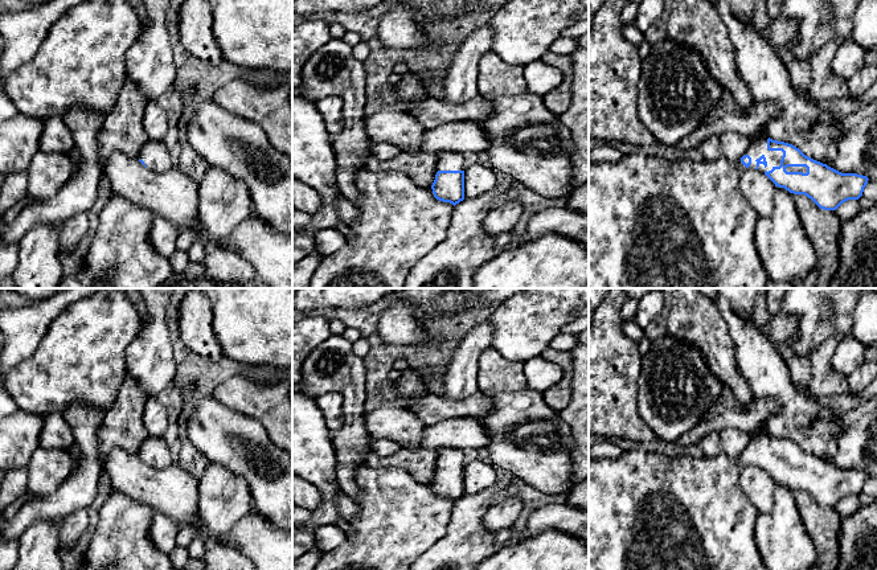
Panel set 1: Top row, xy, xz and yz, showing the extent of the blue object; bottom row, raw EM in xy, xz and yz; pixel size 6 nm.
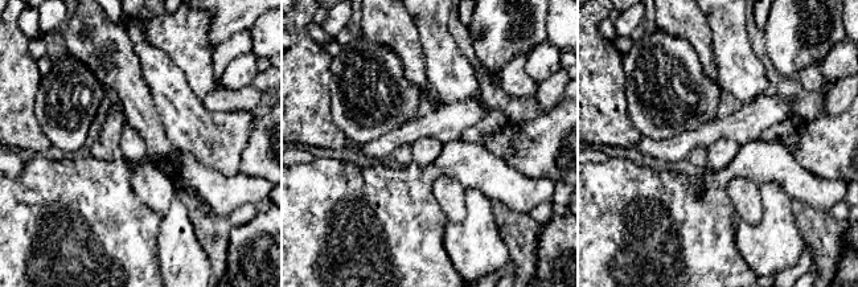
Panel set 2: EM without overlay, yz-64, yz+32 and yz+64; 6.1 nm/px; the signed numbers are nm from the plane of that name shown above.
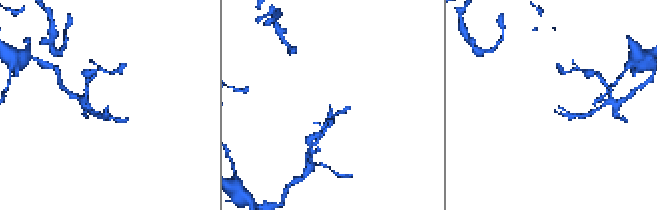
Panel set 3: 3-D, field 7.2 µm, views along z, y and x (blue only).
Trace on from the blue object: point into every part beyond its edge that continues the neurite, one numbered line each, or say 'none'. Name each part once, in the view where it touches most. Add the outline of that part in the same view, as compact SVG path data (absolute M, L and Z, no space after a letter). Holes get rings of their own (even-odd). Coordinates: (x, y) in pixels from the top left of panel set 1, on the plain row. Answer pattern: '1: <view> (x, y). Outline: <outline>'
1: yz (757, 445). Outline: M767 435L753 436L746 448L751 454L749 464L758 464L762 468L769 468L774 463L780 462L783 452L782 447L769 447Z

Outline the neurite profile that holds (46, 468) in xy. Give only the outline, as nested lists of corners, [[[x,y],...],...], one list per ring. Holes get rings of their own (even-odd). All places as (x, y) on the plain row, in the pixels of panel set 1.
[[[38,447],[25,468],[28,469],[26,491],[44,499],[69,477],[74,471],[74,463],[69,450]]]

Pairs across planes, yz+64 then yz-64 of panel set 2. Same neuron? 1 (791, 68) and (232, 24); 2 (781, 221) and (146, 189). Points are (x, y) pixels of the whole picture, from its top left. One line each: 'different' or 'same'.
1: same
2: different

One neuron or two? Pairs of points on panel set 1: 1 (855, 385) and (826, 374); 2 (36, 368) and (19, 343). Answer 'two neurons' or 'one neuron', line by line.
1: two neurons
2: two neurons

